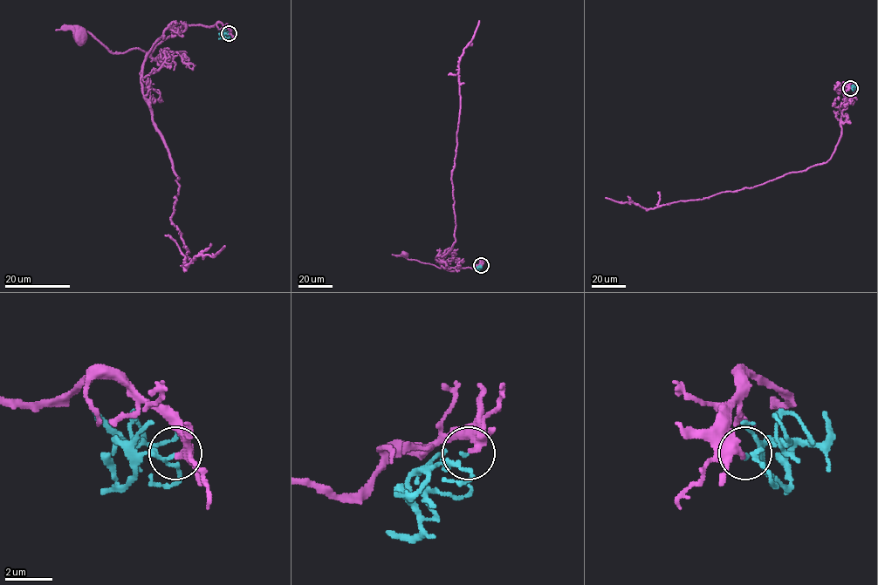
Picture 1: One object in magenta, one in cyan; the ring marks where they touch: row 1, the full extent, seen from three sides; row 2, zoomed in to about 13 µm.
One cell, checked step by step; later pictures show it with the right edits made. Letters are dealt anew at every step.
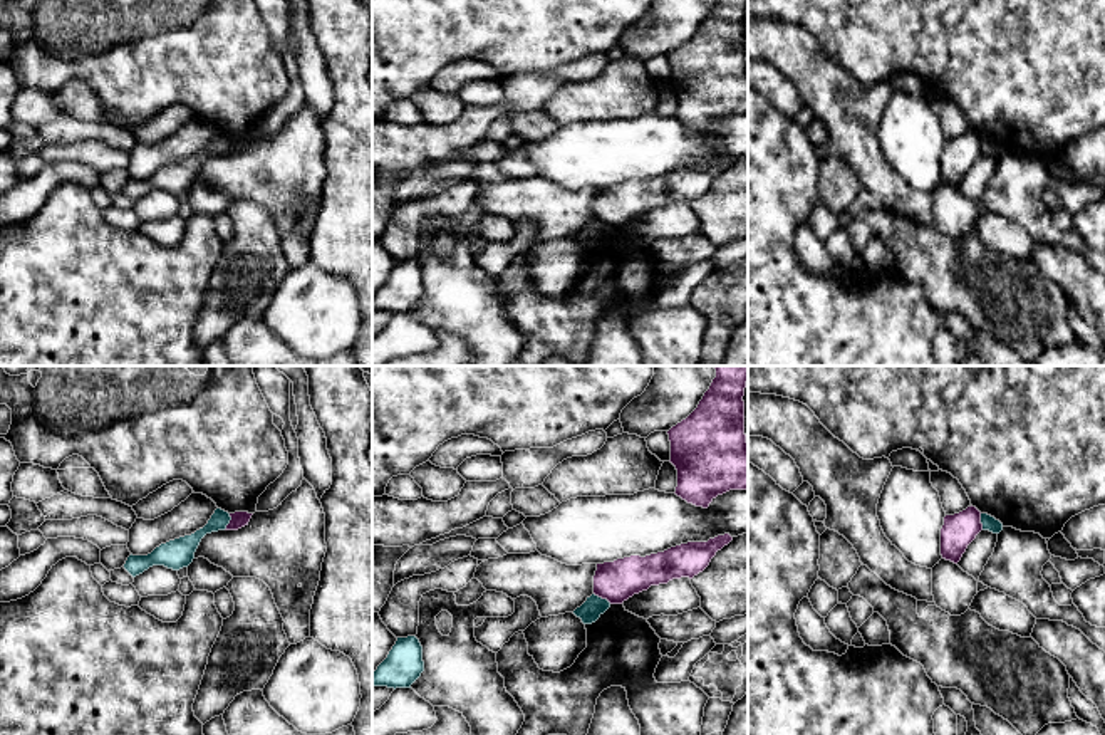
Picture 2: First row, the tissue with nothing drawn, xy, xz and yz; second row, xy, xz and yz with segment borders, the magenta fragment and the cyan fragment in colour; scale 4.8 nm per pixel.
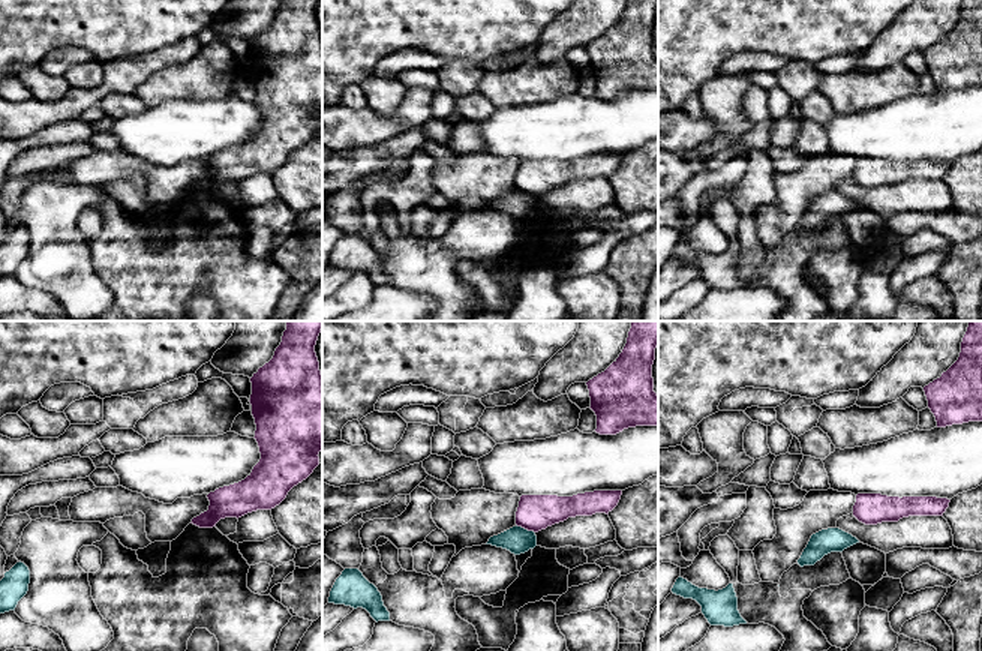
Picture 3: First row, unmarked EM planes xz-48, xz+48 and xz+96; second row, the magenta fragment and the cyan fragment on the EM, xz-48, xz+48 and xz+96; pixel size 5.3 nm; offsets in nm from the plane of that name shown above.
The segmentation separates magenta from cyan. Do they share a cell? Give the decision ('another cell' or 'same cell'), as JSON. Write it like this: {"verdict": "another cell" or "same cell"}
{"verdict": "another cell"}

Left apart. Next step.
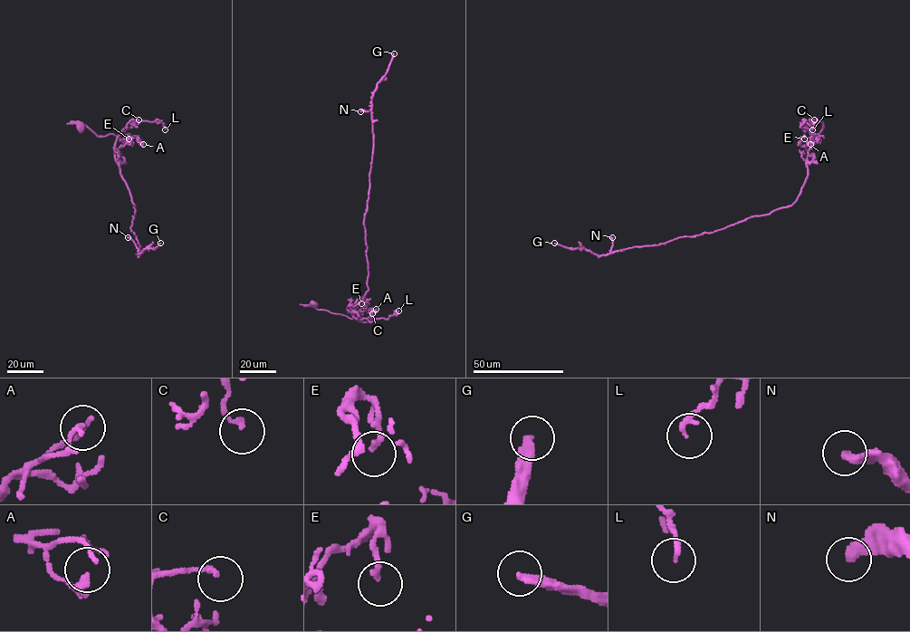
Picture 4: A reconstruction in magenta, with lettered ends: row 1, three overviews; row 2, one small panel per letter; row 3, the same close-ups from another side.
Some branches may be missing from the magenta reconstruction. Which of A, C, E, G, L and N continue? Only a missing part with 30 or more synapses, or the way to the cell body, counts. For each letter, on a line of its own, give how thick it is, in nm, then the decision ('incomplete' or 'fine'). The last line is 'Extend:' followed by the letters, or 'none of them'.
A: 190 nm | fine
C: 150 nm | fine
E: 170 nm | fine
G: 300 nm | incomplete
L: 160 nm | fine
N: 380 nm | fine
Extend: G

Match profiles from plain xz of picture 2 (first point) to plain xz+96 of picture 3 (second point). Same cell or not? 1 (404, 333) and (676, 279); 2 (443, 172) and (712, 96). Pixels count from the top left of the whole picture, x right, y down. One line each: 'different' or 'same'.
1: different
2: different

